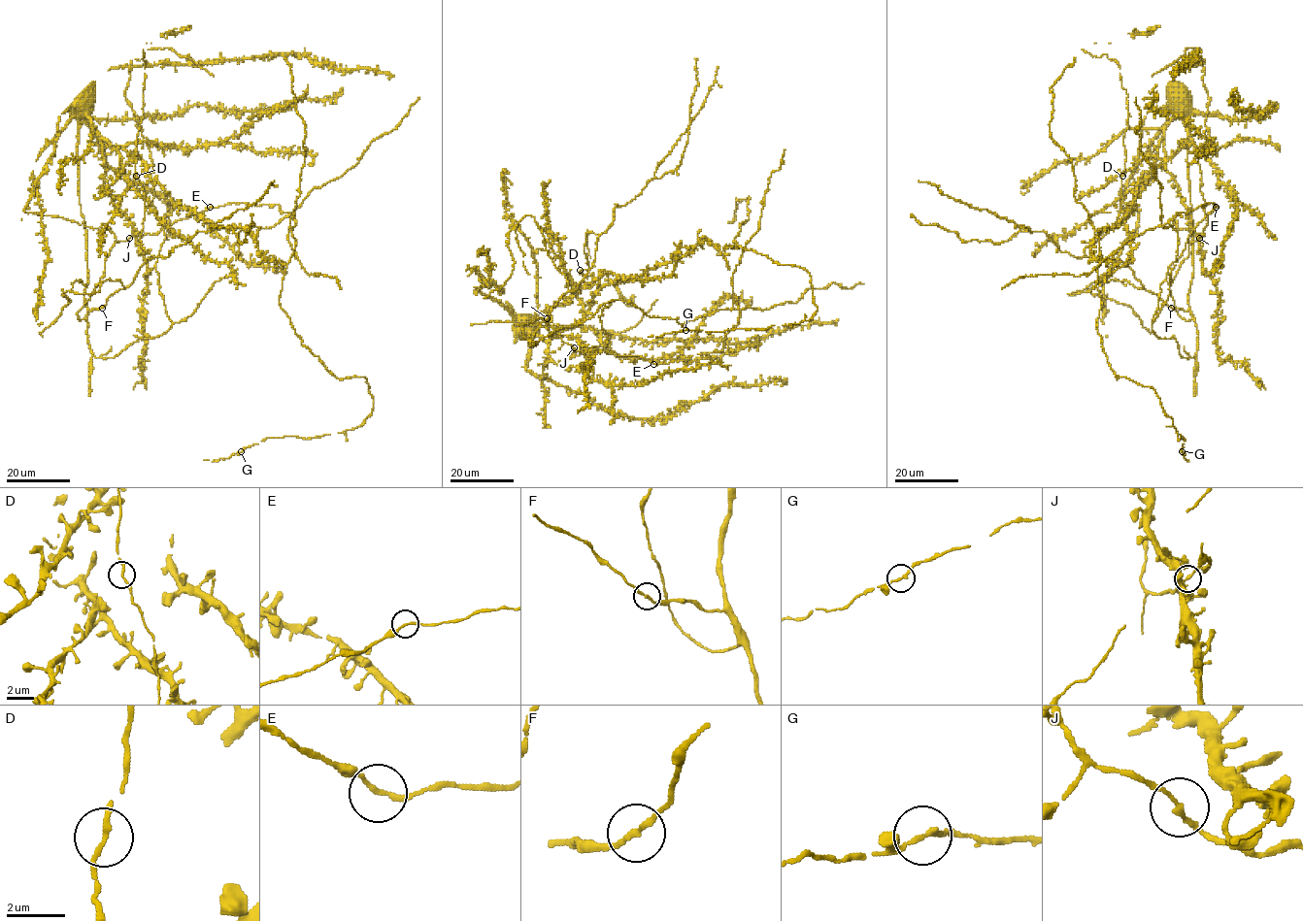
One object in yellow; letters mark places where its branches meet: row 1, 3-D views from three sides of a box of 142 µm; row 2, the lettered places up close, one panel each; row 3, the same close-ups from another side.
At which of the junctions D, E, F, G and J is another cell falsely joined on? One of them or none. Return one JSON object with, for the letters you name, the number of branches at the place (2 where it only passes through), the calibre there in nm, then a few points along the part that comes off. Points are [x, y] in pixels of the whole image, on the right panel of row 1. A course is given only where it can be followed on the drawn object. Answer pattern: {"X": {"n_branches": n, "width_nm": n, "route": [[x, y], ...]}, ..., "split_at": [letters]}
{"split_at": []}

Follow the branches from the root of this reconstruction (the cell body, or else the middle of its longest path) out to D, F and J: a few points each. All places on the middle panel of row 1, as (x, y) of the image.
D: (522, 336), (531, 341), (583, 280), (594, 258), (592, 231), (589, 271), (581, 270)
F: (522, 336), (524, 340), (531, 341), (528, 336), (531, 337), (547, 318)
J: (522, 336), (531, 341), (523, 335), (522, 325), (541, 317), (549, 323), (552, 337), (574, 347)

